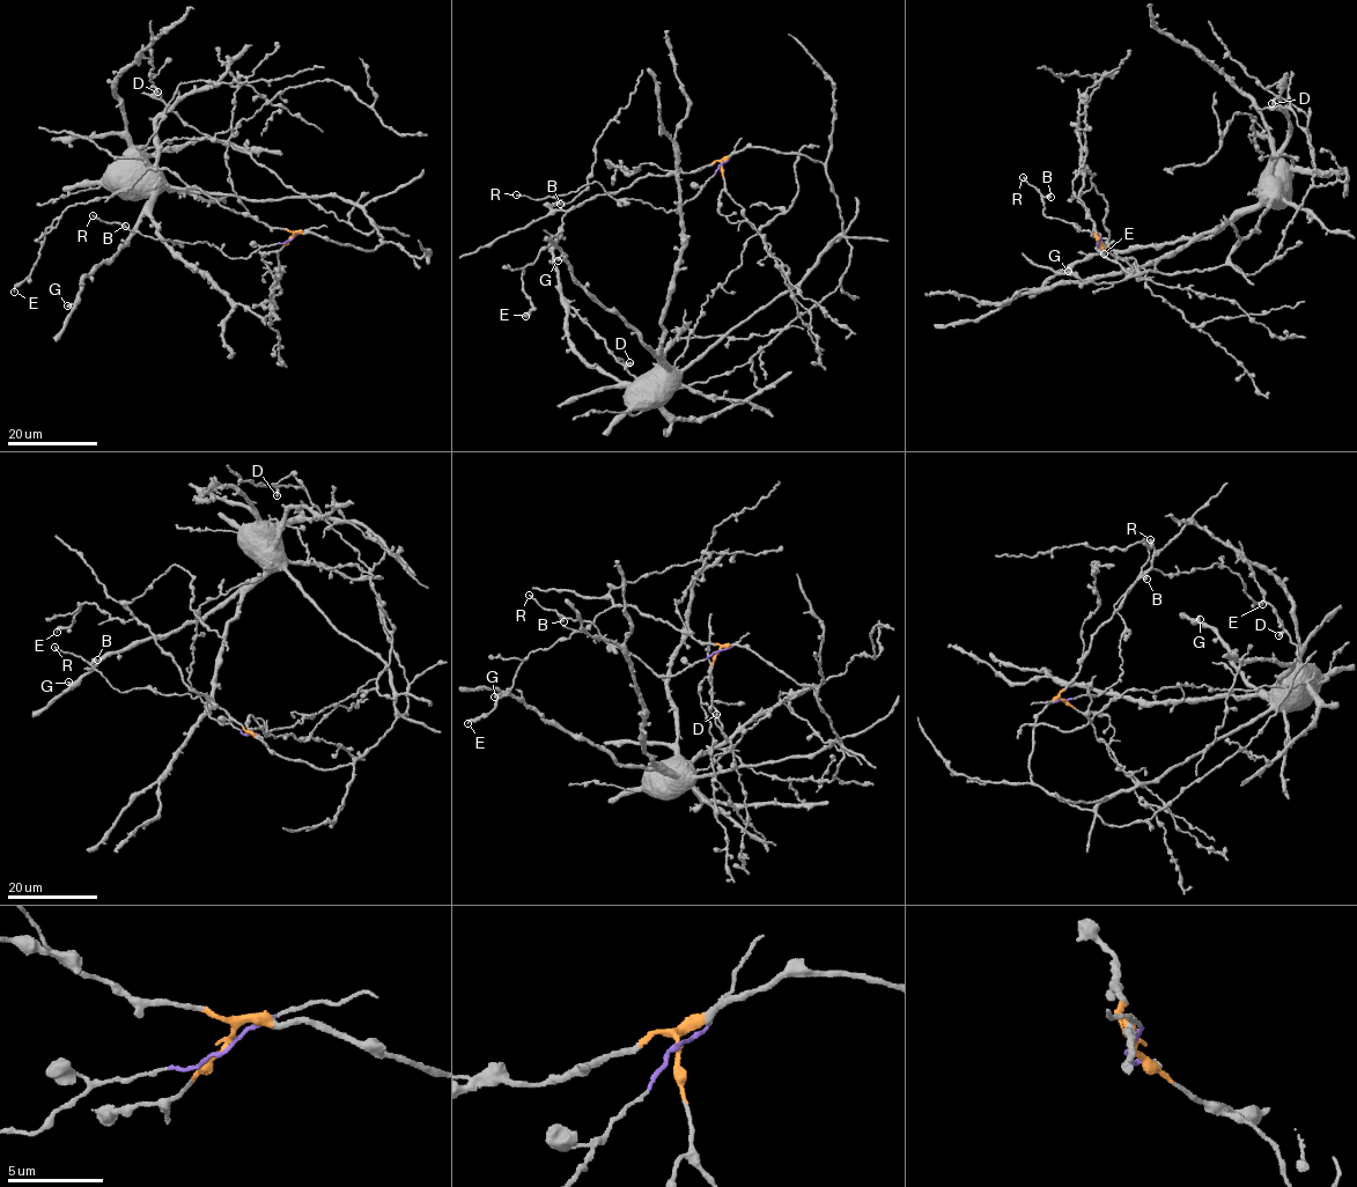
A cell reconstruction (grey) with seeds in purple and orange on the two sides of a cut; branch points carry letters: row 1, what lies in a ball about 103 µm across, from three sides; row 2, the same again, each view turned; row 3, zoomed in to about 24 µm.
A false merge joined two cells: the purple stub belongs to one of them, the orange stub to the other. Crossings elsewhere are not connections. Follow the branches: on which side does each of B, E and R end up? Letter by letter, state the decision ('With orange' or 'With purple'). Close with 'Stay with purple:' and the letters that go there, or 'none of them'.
B: With purple
E: With orange
R: With purple
Stay with purple: B, R

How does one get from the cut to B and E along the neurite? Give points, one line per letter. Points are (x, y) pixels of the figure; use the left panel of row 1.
B: (292, 238), (264, 245), (246, 257), (230, 258), (206, 243), (155, 240), (125, 225)
E: (290, 238), (166, 169), (149, 168), (118, 192), (68, 206), (14, 292)

